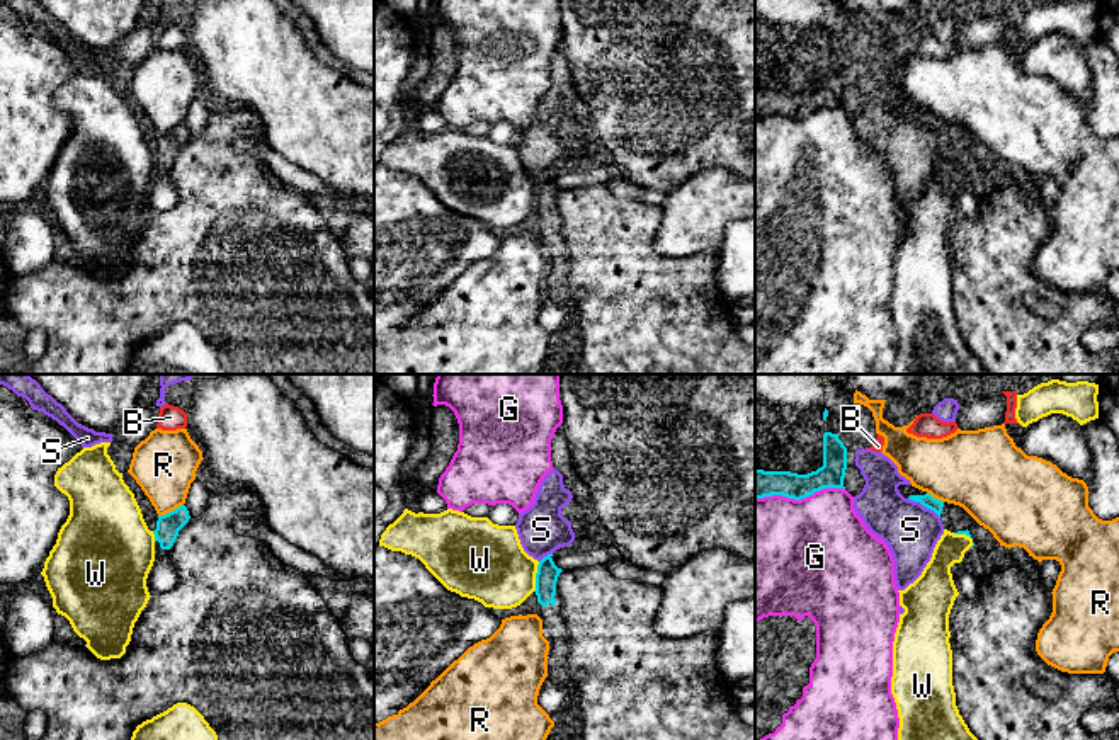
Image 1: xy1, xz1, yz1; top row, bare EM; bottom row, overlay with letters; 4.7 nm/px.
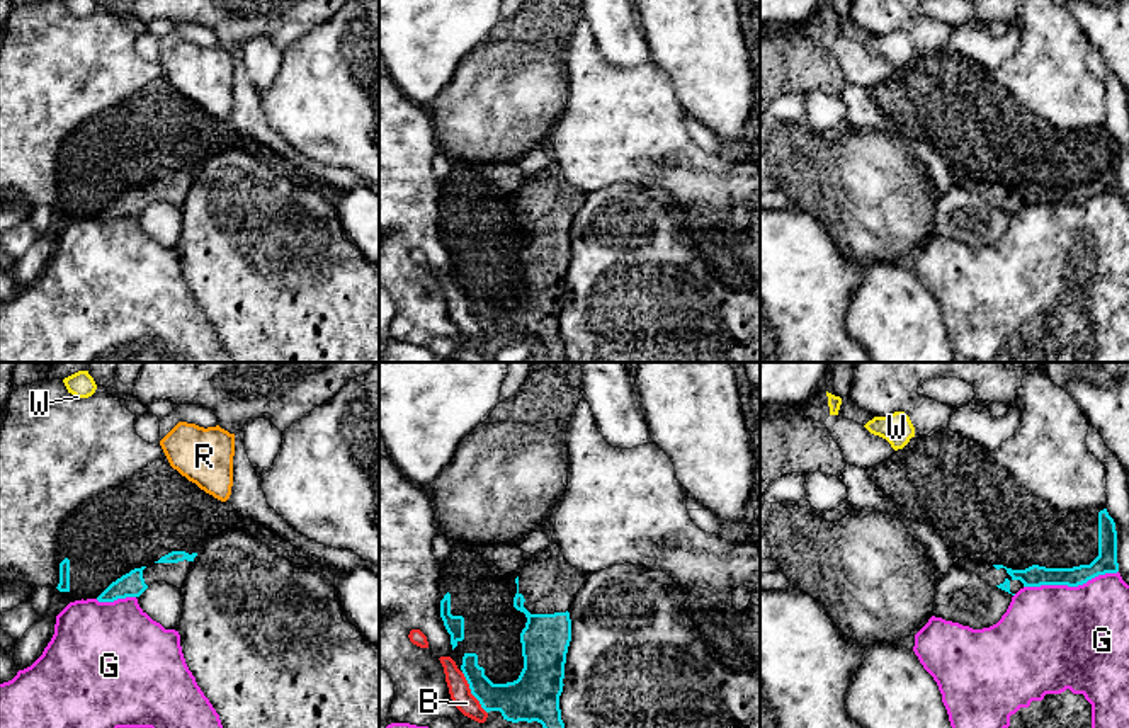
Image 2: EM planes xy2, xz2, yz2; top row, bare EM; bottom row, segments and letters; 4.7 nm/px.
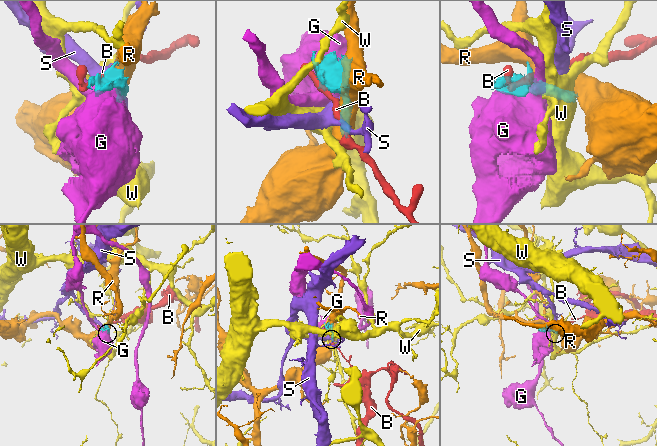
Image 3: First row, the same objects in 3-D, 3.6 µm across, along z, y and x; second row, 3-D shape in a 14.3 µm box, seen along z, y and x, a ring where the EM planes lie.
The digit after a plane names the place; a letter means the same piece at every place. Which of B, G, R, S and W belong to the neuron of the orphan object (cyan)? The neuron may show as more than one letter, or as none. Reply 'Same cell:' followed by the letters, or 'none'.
Same cell: none

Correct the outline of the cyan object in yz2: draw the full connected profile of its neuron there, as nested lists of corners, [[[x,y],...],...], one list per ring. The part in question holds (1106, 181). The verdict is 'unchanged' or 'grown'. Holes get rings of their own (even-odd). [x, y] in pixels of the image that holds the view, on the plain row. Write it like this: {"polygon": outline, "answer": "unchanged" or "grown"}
{"polygon": [[[1107,128],[1098,131],[1098,175],[1090,184],[1073,187],[1046,187],[1032,184],[1025,189],[1012,189],[1003,184],[978,182],[967,177],[954,177],[954,182],[976,192],[990,206],[998,206],[1012,214],[1024,206],[1078,206],[1098,194],[1119,191],[1115,141]]], "answer": "grown"}

